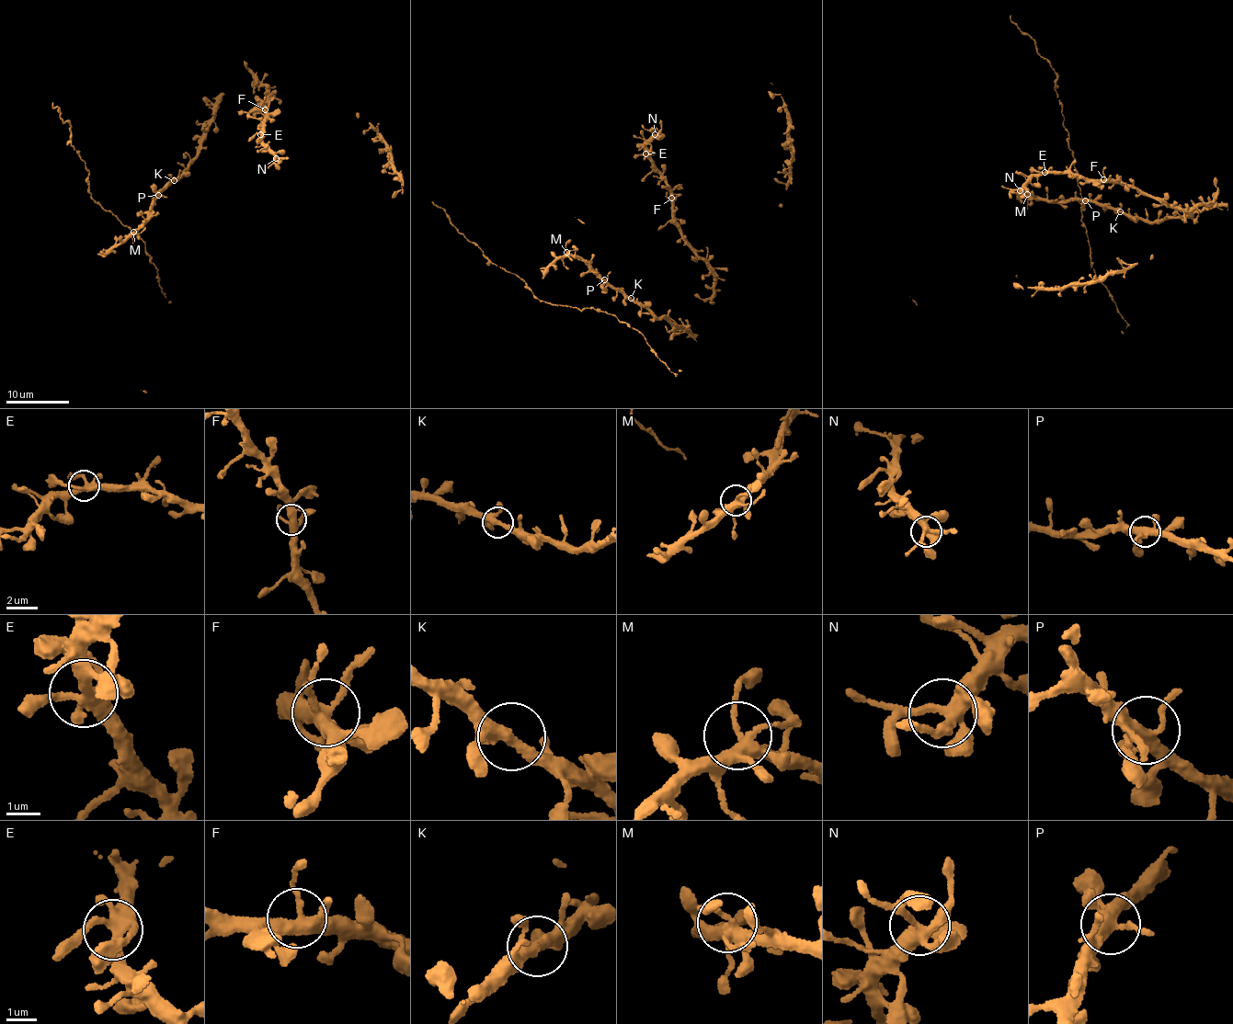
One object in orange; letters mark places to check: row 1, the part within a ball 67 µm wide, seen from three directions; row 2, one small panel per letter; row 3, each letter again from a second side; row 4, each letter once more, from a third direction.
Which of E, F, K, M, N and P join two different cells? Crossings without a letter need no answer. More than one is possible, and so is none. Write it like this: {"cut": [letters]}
{"cut": []}

